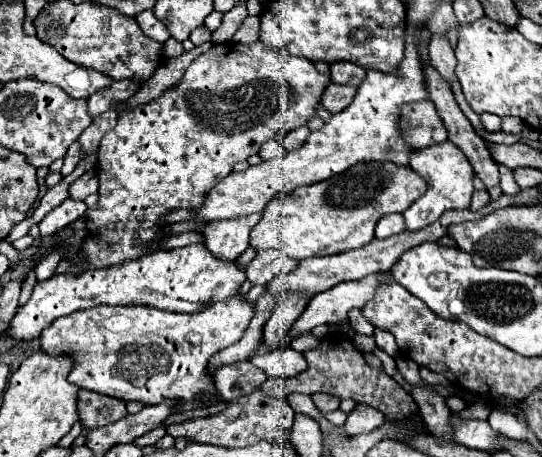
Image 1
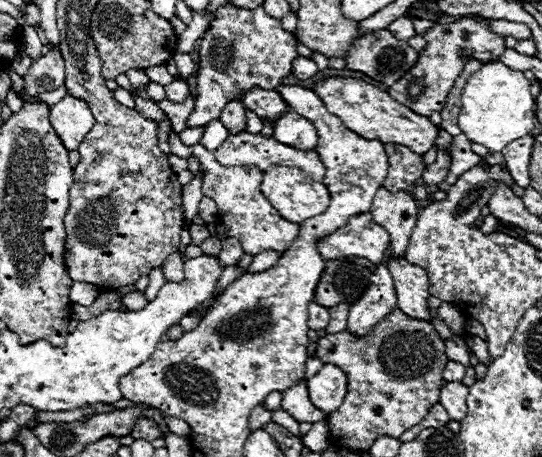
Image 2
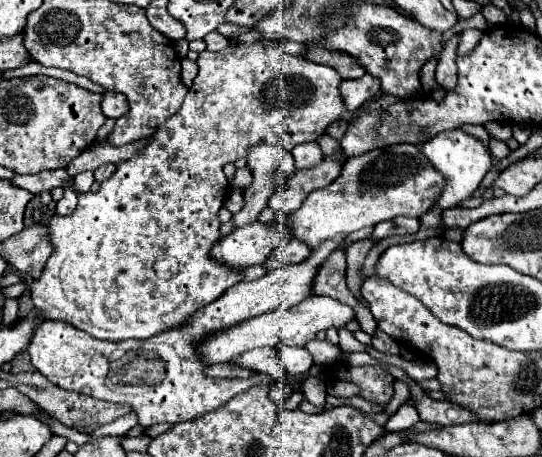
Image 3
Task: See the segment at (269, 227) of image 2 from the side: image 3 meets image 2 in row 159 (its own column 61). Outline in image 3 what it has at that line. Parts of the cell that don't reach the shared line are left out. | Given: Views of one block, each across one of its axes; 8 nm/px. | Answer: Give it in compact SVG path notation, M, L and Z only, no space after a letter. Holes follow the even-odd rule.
M64 186L64 196L56 204L56 214L60 214L60 216L72 214L72 210L76 208L76 202L78 202L78 194L70 186Z

